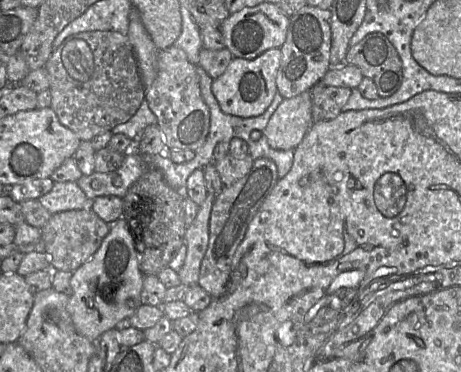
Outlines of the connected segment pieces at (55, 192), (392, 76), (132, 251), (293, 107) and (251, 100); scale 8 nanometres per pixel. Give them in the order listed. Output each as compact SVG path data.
M74 181L54 182L52 189L38 200L51 214L91 208L92 201Z
M370 33L346 53L346 64L357 66L371 79L380 97L394 94L402 83L402 61L391 42L381 33Z
M124 217L108 224L110 230L99 248L72 273L70 280L72 295L67 310L76 331L93 343L97 343L104 332L126 325L127 319L142 305L144 275L139 269L139 248Z
M310 91L284 98L266 125L267 142L276 150L295 149L313 122Z
M272 48L253 59L234 57L224 73L212 83L212 92L221 111L242 118L255 117L264 113L278 92L276 77L281 56L280 48Z

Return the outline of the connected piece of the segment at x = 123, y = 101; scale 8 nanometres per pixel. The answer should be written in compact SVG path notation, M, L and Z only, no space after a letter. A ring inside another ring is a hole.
M99 30L73 34L52 51L45 68L50 79L50 107L81 141L127 122L145 99L145 86L127 34Z

